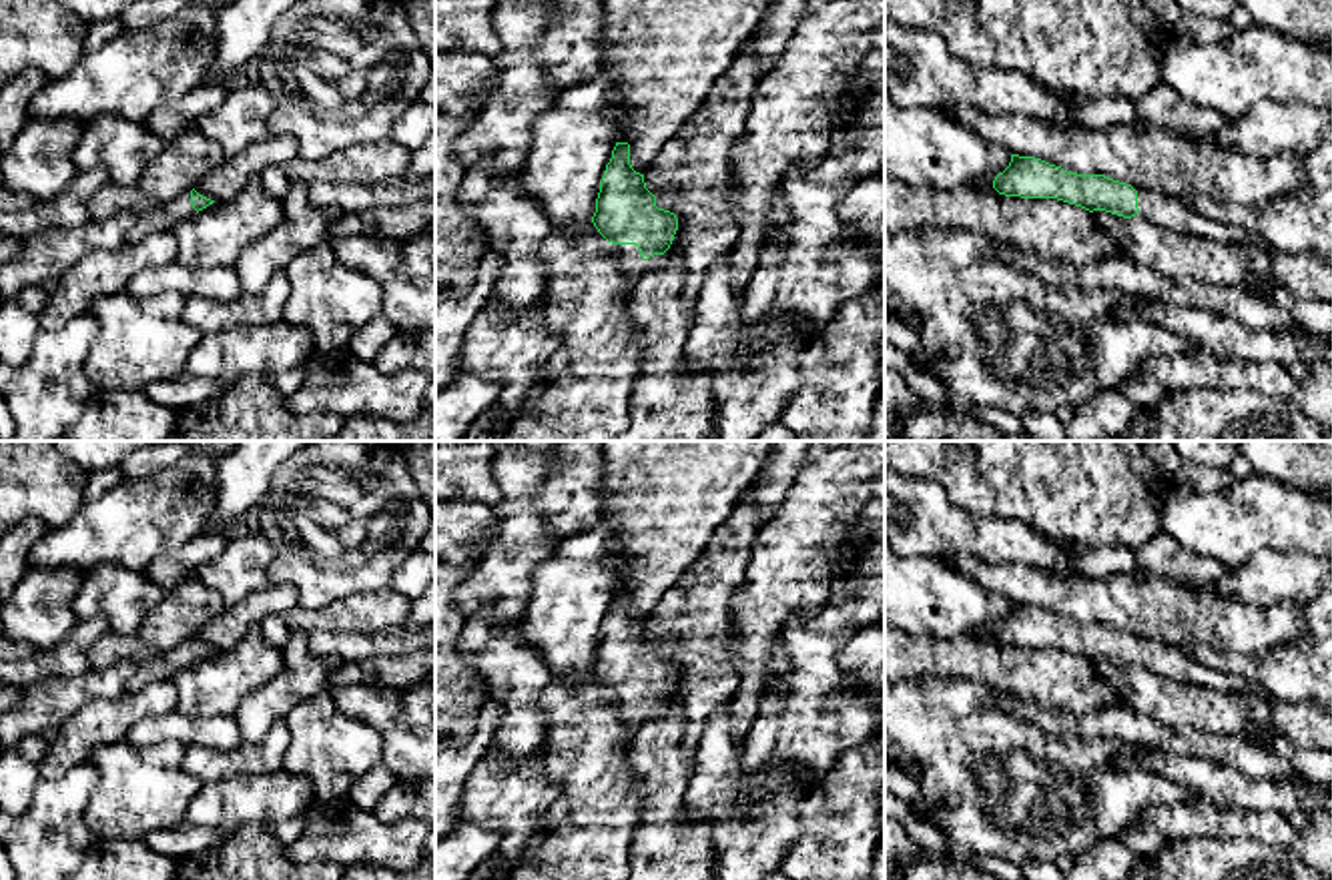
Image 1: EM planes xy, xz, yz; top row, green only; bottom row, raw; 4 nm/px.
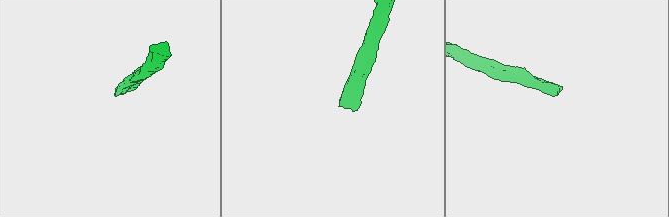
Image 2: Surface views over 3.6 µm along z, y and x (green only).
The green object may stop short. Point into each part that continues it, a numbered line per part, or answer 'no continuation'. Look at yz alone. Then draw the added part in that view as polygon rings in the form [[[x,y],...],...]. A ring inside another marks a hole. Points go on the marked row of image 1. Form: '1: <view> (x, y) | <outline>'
1: yz (1168, 213) | [[[1161,192],[1137,194],[1137,208],[1155,227],[1170,233],[1220,241],[1228,245],[1268,247],[1260,237],[1240,227],[1228,227],[1220,221],[1208,218],[1186,200],[1178,200]]]

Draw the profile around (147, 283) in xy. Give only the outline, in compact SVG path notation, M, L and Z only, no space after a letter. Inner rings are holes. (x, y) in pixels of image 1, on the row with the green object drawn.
M181 263L144 269L124 287L124 293L136 299L152 299L166 291L217 303L233 303L245 293L235 267L189 269Z

